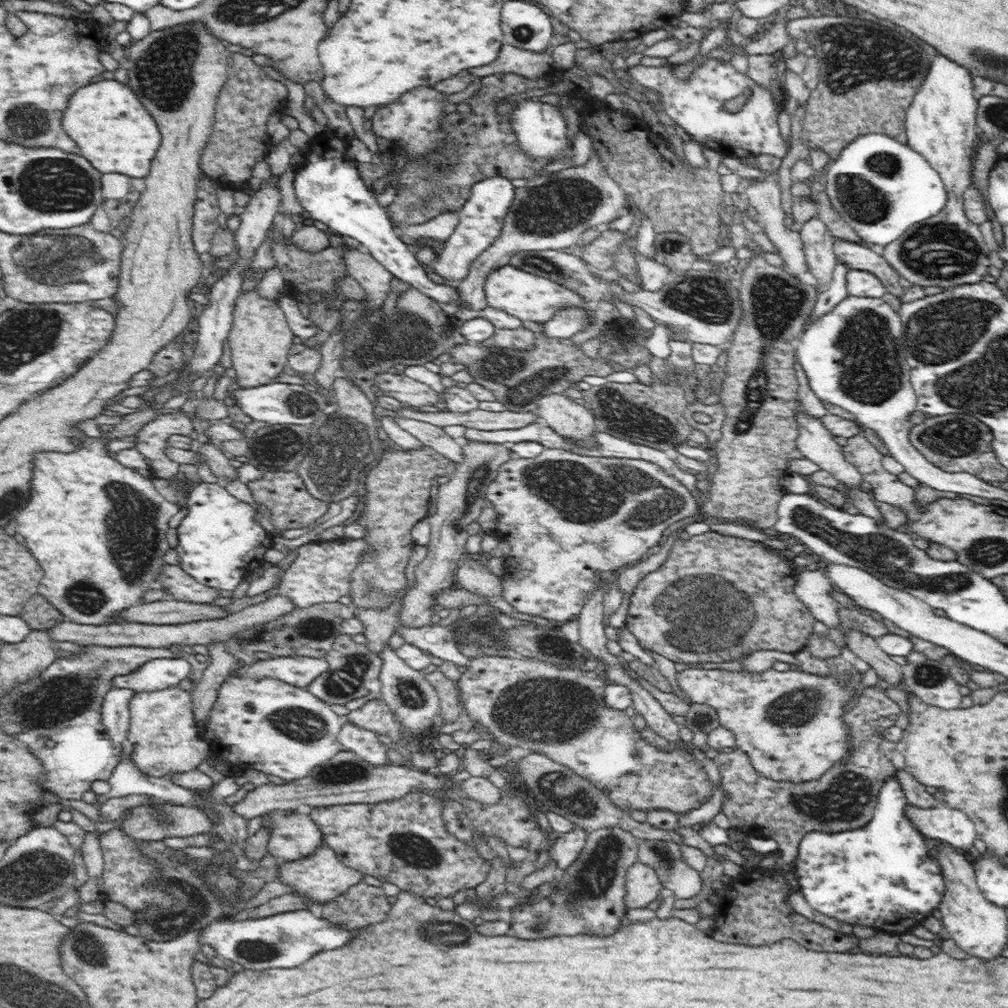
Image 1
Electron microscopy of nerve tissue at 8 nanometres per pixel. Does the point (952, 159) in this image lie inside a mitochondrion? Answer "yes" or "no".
no

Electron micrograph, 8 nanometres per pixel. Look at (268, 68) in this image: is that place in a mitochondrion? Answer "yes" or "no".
no

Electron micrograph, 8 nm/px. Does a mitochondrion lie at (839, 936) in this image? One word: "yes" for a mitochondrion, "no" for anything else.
no

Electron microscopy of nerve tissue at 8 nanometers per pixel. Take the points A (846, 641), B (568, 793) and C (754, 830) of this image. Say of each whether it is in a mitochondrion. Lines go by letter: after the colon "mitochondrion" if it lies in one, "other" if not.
A: other
B: mitochondrion
C: other

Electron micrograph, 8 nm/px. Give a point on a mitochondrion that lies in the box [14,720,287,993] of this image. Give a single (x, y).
(86, 947)

